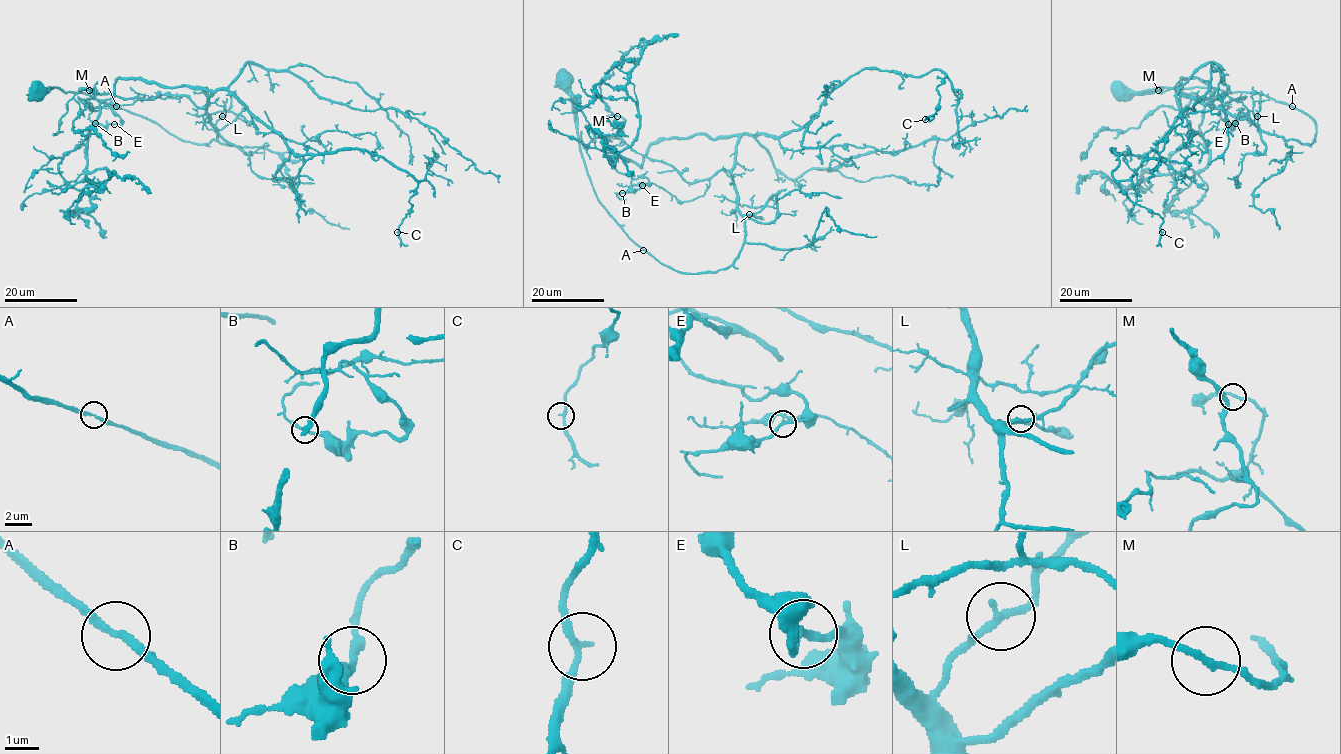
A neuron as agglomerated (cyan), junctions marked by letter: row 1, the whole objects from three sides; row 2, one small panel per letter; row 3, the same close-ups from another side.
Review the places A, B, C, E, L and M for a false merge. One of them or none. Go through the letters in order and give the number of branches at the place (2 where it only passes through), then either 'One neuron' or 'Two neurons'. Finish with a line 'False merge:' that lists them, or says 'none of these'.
A: Branches: 2. One neuron
B: Branches: 2. One neuron
C: Branches: 2. One neuron
E: Branches: 2. One neuron
L: Branches: 2. One neuron
M: Branches: 2. One neuron
False merge: none of these

